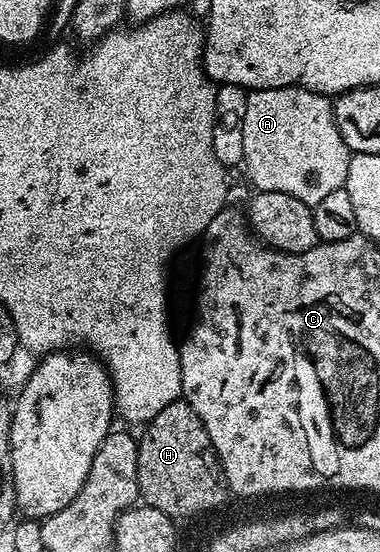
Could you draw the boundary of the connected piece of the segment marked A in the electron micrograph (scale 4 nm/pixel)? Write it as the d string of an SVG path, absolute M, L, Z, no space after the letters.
M296 86L256 88L245 96L240 146L246 172L257 191L291 194L312 206L325 195L332 194L333 190L345 187L352 153L338 132L329 97Z

